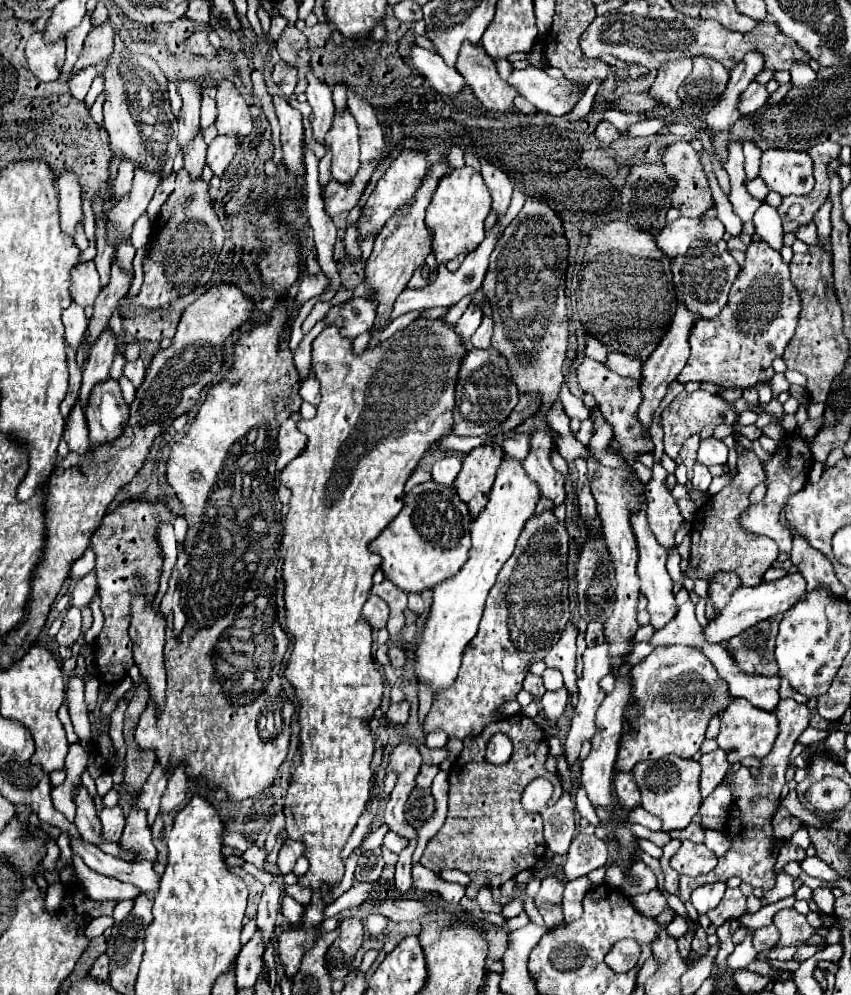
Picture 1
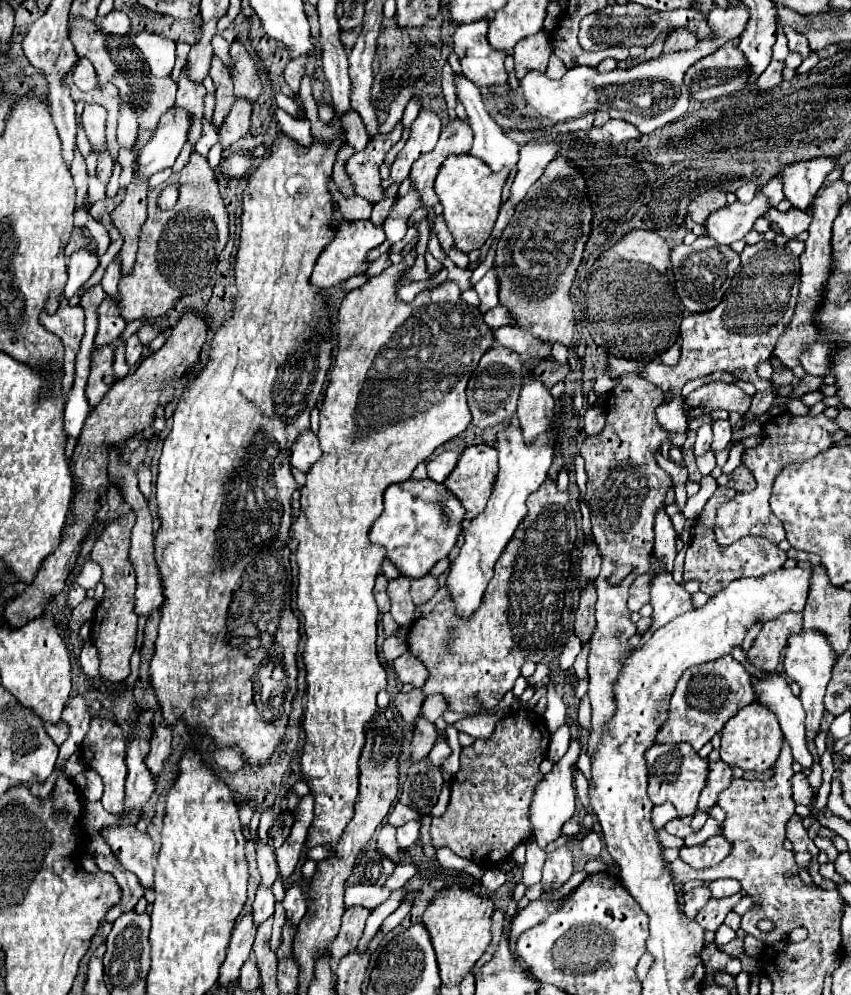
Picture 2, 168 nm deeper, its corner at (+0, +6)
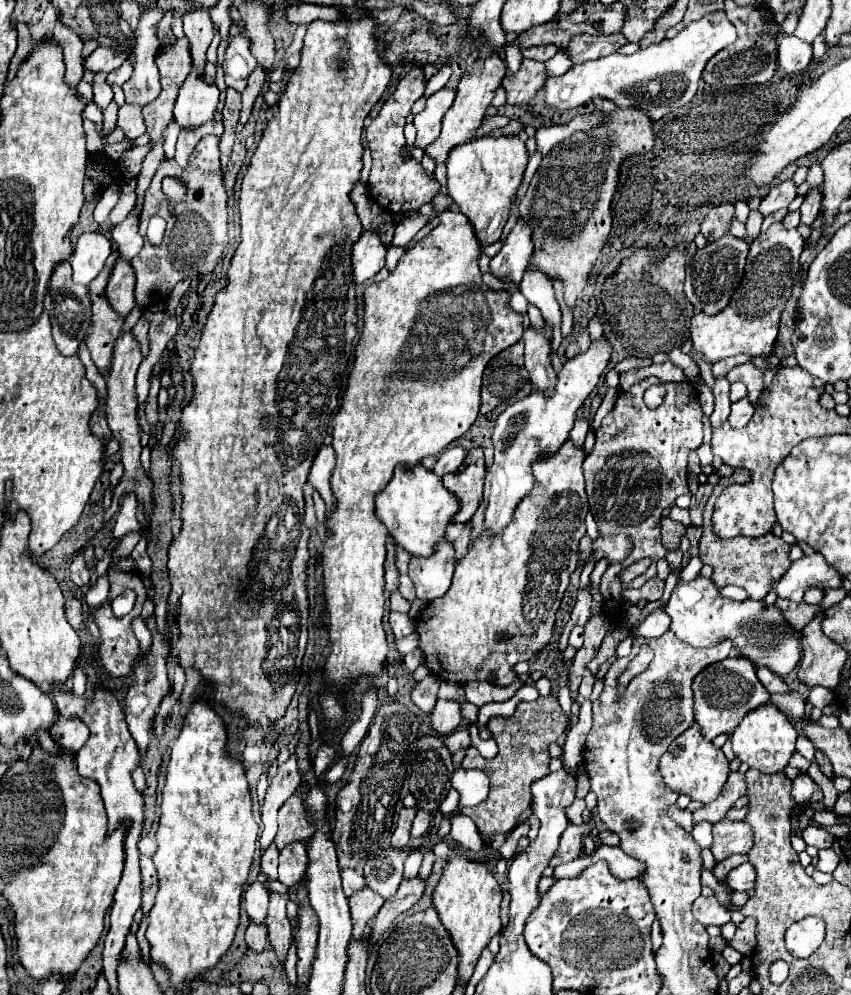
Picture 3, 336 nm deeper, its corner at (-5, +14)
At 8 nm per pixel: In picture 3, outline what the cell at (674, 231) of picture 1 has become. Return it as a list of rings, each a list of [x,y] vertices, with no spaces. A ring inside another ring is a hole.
[[[783,181],[783,183],[771,187],[769,195],[761,201],[759,211],[763,215],[769,215],[769,213],[773,213],[777,209],[787,207],[795,197],[797,197],[797,185],[793,181]]]

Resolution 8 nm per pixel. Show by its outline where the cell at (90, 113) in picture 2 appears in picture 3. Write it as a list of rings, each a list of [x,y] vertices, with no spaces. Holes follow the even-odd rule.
[[[95,73],[93,75],[93,103],[105,109],[113,99],[113,89],[107,83],[107,73]]]

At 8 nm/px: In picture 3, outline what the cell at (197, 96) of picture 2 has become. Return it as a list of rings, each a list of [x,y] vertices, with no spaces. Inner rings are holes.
[[[193,7],[183,15],[183,27],[185,35],[191,43],[193,53],[193,67],[205,67],[205,51],[209,43],[213,41],[213,25],[209,19],[209,9]]]

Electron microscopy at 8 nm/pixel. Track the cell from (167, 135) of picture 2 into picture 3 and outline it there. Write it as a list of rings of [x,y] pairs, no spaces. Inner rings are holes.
[[[193,69],[179,89],[175,103],[175,121],[183,129],[195,129],[205,121],[213,119],[215,107],[219,103],[219,89],[215,83],[205,81],[205,73]]]

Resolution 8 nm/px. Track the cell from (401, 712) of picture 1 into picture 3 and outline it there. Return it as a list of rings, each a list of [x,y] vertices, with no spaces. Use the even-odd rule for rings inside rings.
[[[429,675],[425,677],[411,693],[411,699],[413,703],[425,711],[425,713],[431,713],[431,709],[435,709],[435,703],[437,703],[437,691],[439,691],[439,677],[435,675]]]

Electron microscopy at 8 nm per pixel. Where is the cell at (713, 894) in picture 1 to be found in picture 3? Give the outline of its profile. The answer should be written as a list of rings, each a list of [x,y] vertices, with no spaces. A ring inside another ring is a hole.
[[[743,863],[735,867],[727,875],[727,885],[733,891],[751,891],[755,887],[755,867],[751,863]]]

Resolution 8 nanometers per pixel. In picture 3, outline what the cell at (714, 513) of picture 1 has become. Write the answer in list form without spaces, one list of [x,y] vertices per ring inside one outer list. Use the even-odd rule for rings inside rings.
[[[737,469],[729,479],[721,479],[719,485],[715,487],[713,495],[707,501],[705,515],[703,515],[705,525],[703,525],[703,537],[701,537],[701,543],[699,543],[699,559],[705,565],[713,567],[713,577],[711,579],[715,581],[715,585],[719,585],[719,587],[725,587],[725,585],[743,587],[751,599],[761,601],[775,587],[775,581],[779,581],[779,577],[783,577],[783,573],[787,573],[787,569],[791,567],[791,561],[789,561],[791,545],[787,545],[781,537],[775,537],[773,533],[765,533],[763,537],[755,537],[755,539],[751,539],[751,537],[721,539],[713,533],[713,525],[711,525],[711,513],[713,513],[713,505],[715,505],[715,499],[719,497],[719,493],[727,485],[745,483],[748,479],[750,479],[749,471]]]

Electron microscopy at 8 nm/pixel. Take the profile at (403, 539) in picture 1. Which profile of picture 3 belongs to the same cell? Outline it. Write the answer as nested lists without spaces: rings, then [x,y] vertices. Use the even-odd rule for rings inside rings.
[[[417,463],[415,467],[397,467],[389,485],[381,493],[377,493],[375,505],[377,517],[389,529],[399,547],[415,557],[429,557],[435,551],[437,543],[443,539],[445,527],[451,523],[455,509],[459,509],[459,499],[447,493],[441,477]]]

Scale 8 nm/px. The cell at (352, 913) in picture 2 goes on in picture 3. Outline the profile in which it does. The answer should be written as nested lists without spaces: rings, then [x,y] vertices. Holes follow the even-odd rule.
[[[363,887],[361,891],[353,893],[349,897],[349,907],[351,907],[351,917],[353,917],[353,939],[359,939],[363,935],[363,929],[369,925],[369,921],[379,913],[383,905],[383,897],[371,891],[369,887]]]

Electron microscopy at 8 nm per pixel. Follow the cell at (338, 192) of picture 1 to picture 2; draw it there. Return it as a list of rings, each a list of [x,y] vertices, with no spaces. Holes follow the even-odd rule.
[[[398,123],[390,133],[376,135],[366,149],[354,153],[346,163],[346,175],[350,177],[354,185],[354,193],[364,197],[370,203],[376,203],[384,197],[384,191],[380,189],[380,165],[386,157],[386,153],[392,149],[392,145],[400,139],[402,125]]]

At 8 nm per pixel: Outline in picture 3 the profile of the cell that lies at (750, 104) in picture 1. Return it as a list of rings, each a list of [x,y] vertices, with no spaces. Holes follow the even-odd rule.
[[[785,35],[779,41],[779,69],[785,73],[801,73],[813,59],[811,43],[805,43],[793,35]]]

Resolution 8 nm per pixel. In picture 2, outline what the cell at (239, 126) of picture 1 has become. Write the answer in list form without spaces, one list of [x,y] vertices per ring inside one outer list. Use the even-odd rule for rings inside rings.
[[[234,43],[230,47],[230,69],[232,69],[232,83],[234,83],[234,97],[246,97],[246,101],[254,103],[262,91],[256,65],[248,51]]]

